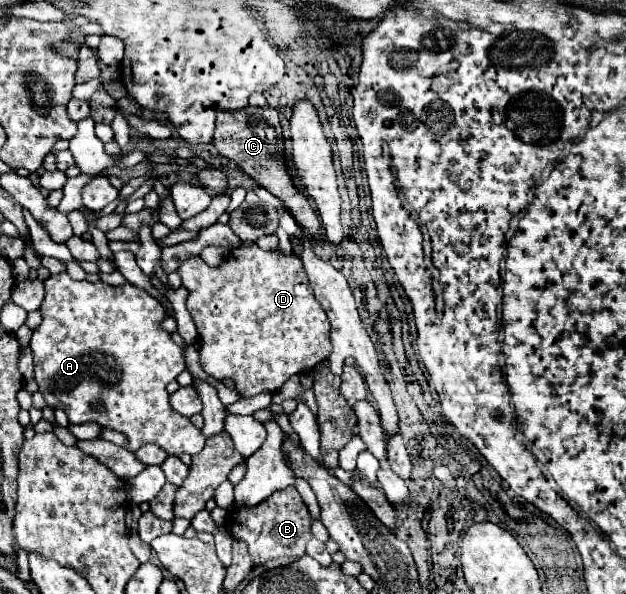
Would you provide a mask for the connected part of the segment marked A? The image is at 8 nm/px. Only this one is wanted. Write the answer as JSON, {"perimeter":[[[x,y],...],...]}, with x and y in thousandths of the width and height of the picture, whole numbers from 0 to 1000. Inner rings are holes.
{"perimeter":[[[105,458],[83,461],[70,471],[70,488],[73,498],[61,519],[67,545],[54,556],[48,586],[54,596],[54,640],[67,657],[73,680],[80,687],[102,690],[112,714],[157,710],[166,721],[204,731],[211,761],[230,747],[249,747],[265,764],[278,768],[316,764],[329,747],[323,724],[316,724],[304,704],[284,697],[268,677],[272,663],[265,660],[265,646],[281,640],[281,633],[294,623],[294,603],[291,586],[281,582],[272,572],[272,562],[256,549],[265,532],[259,512],[211,478],[182,485],[166,475],[125,475]],[[144,626],[179,626],[179,646],[147,633]],[[230,707],[240,707],[240,724],[230,721]]]}

